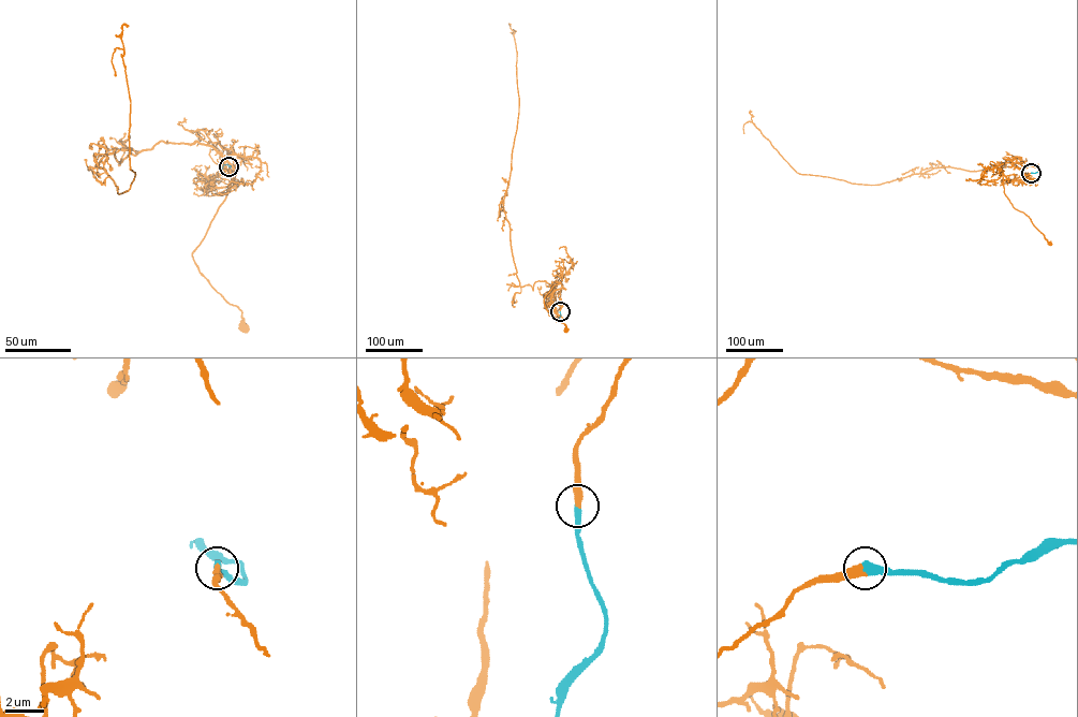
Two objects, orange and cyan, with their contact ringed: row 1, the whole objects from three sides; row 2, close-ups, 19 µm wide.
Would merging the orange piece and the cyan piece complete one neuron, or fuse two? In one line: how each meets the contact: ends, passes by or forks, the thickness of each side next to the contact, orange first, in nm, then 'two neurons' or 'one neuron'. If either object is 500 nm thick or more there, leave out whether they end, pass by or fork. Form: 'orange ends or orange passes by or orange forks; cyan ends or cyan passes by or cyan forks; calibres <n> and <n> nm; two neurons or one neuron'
orange ends; cyan ends; calibres 400 and 440 nm; one neuron

